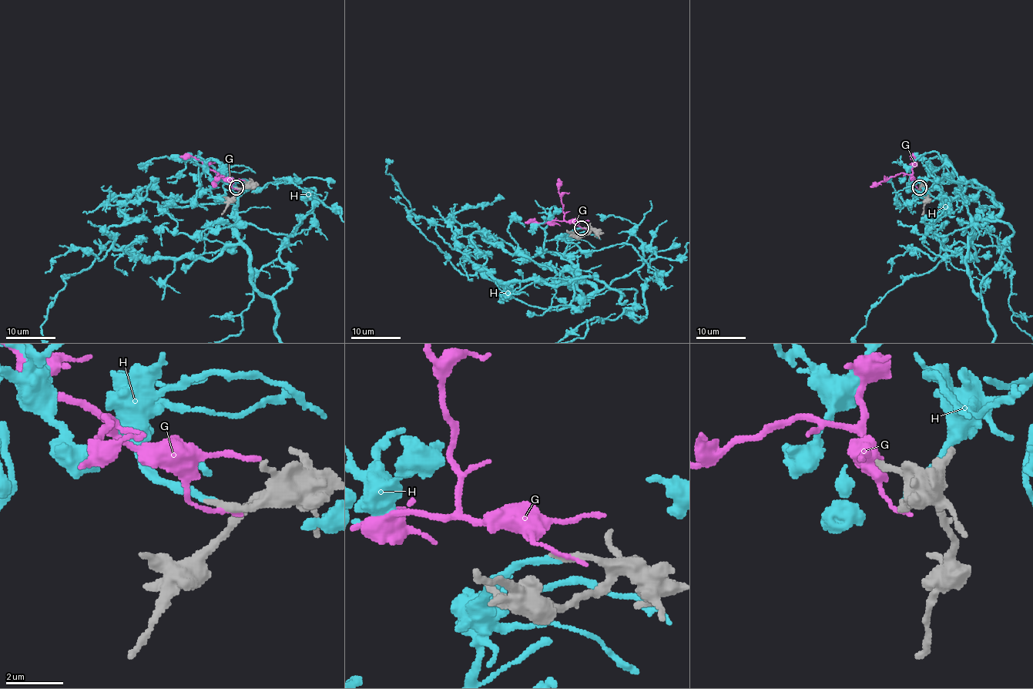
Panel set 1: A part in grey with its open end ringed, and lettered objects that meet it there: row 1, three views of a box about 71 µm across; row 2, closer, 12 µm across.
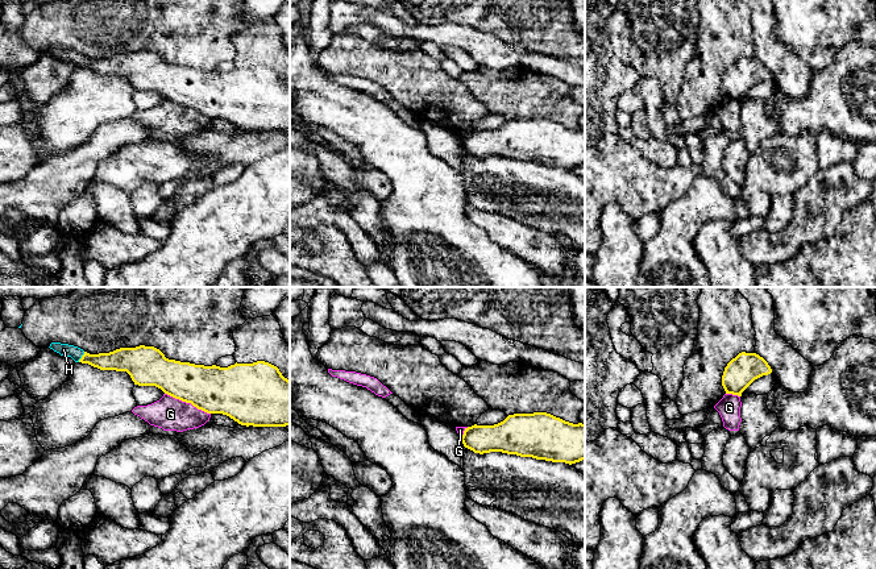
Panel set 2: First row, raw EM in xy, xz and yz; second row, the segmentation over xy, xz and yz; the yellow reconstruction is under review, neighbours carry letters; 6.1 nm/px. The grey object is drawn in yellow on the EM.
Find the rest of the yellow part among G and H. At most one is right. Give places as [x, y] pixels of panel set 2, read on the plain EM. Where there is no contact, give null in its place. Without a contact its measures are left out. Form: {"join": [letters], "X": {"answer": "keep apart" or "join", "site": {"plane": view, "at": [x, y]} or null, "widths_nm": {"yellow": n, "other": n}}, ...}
{"join": ["H"], "G": {"answer": "keep apart", "site": {"plane": "xy", "at": [187, 107]}, "widths_nm": {"yellow": 280, "other": 200}}, "H": {"answer": "join", "site": {"plane": "xy", "at": [82, 62]}, "widths_nm": {"yellow": 140, "other": 80}}}

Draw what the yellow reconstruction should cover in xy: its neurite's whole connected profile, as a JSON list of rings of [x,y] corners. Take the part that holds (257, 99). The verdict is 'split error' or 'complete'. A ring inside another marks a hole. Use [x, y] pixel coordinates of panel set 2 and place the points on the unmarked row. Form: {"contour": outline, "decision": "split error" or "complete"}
{"contour": [[[51,47],[49,53],[61,61],[71,62],[75,67],[88,68],[100,75],[126,76],[134,90],[155,91],[175,104],[191,108],[198,115],[227,120],[241,130],[290,130],[290,86],[277,71],[265,66],[236,67],[228,72],[220,72],[169,65],[159,54],[145,50],[99,59],[90,59],[78,51],[61,47]]], "decision": "split error"}

